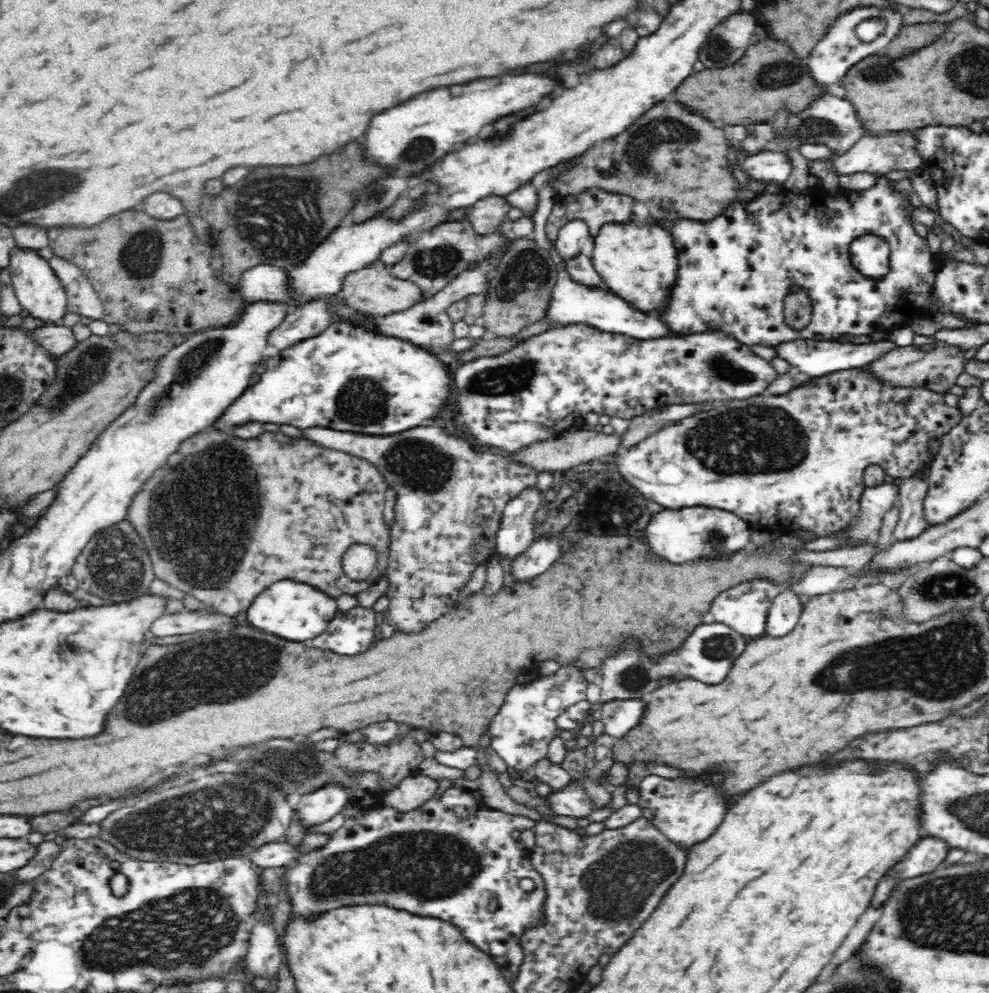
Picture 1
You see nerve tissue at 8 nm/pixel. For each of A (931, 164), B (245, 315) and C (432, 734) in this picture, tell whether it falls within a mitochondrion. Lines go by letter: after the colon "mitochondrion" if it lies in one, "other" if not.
A: other
B: other
C: other

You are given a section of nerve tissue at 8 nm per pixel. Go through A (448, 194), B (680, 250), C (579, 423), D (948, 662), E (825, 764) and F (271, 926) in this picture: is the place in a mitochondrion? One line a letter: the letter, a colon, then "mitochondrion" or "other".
A: other
B: other
C: other
D: mitochondrion
E: other
F: other

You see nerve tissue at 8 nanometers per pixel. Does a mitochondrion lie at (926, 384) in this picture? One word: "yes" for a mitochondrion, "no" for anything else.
no

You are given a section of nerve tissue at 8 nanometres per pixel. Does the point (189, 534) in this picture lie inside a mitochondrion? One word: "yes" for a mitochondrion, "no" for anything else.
yes

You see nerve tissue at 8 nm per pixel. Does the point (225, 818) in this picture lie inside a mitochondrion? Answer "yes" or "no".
yes

